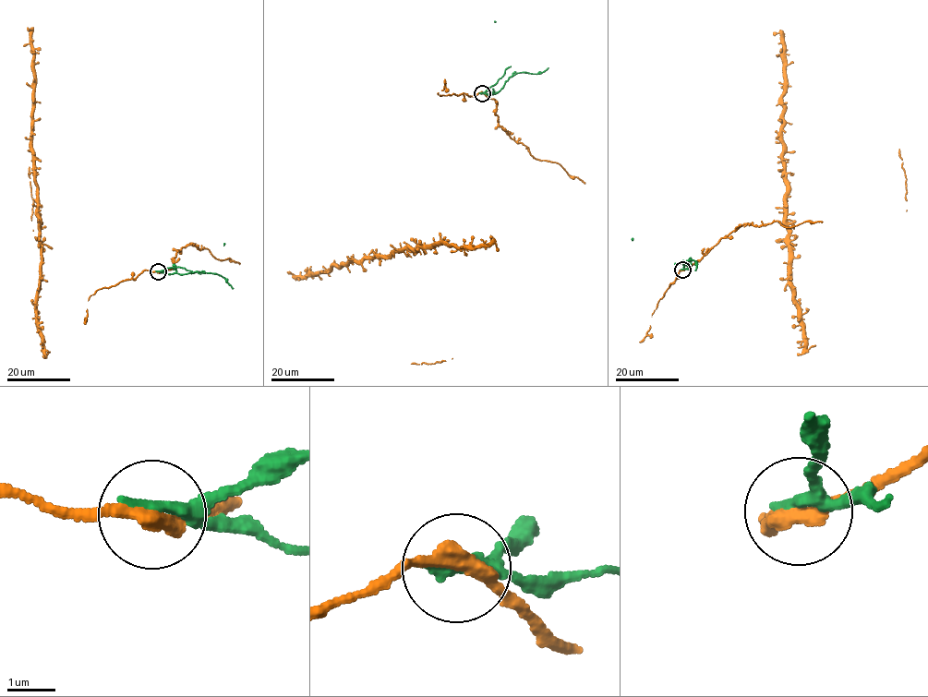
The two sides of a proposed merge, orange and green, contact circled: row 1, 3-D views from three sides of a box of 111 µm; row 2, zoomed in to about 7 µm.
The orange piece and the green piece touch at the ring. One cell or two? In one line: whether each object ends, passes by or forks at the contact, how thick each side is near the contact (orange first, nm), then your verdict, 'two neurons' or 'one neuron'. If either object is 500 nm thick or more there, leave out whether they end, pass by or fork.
orange passes by; green passes by; 320 nm thick on the orange side, 280 nm on the other; two neurons

